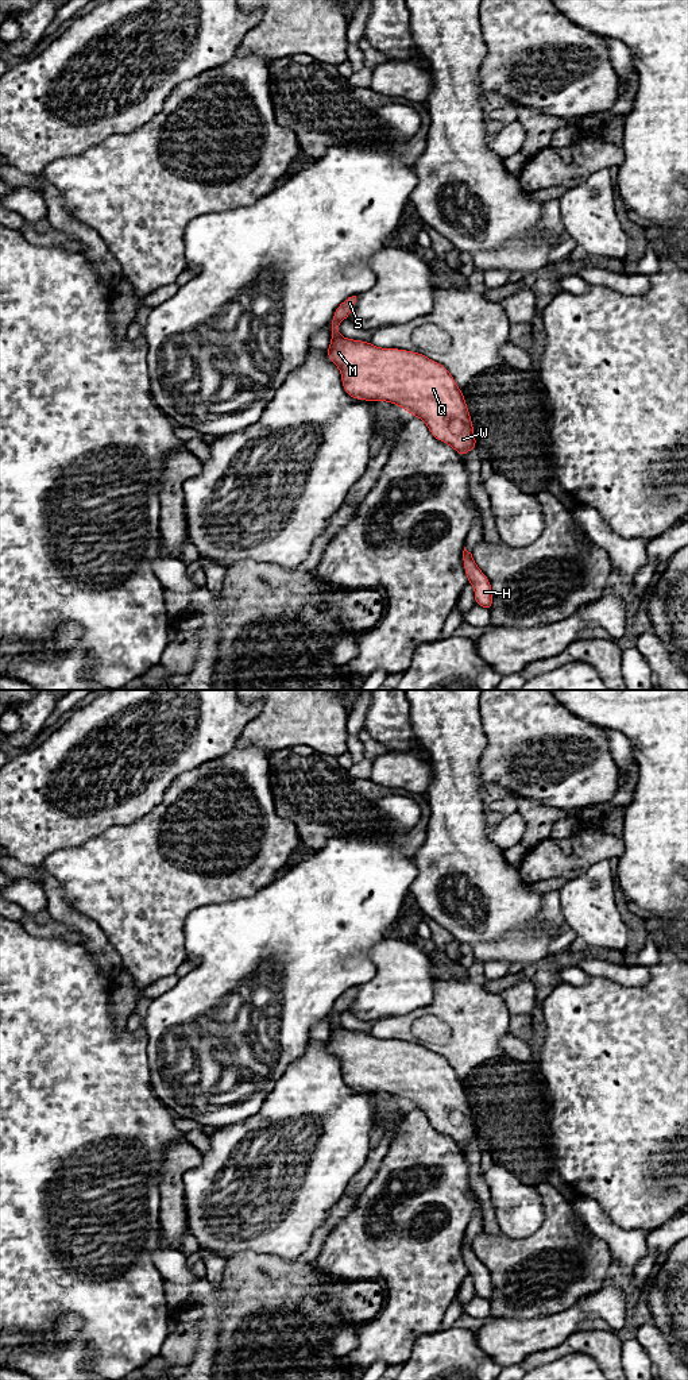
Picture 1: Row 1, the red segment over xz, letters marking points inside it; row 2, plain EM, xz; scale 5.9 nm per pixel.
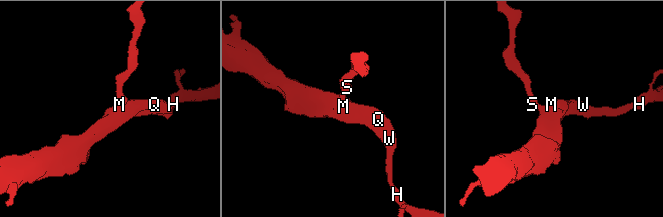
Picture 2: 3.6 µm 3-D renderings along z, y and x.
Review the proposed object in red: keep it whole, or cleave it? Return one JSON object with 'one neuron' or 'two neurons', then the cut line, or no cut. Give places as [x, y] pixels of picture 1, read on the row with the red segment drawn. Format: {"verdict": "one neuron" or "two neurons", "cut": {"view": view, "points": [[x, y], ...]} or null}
{"verdict": "one neuron", "cut": null}

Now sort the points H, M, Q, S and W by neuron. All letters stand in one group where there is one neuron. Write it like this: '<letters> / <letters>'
H M Q S W

